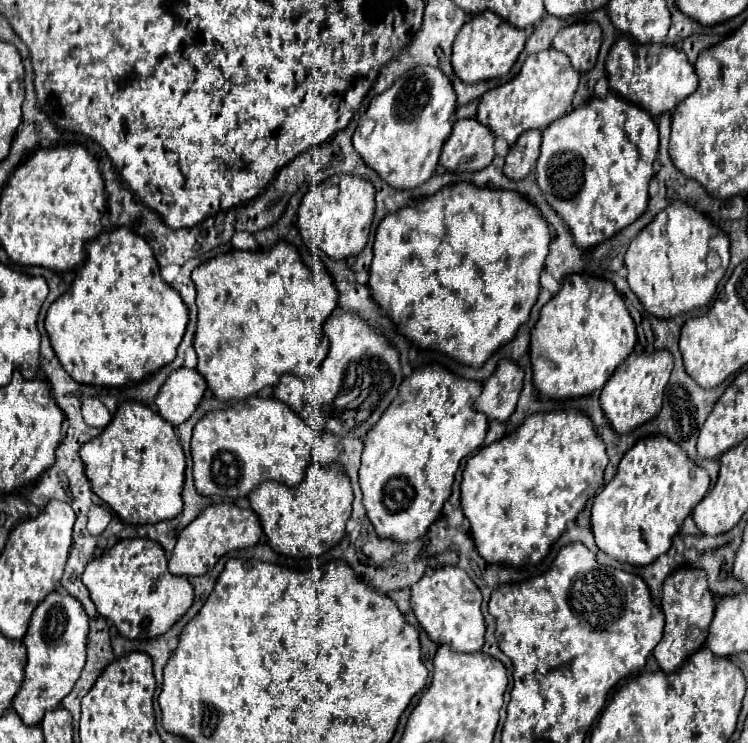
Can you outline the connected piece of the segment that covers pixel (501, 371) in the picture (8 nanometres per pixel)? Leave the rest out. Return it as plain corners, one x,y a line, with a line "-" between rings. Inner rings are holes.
502,360
496,372
484,382
484,390
474,408
484,412
490,420
506,422
516,410
516,402
522,392
522,380
524,370
512,360

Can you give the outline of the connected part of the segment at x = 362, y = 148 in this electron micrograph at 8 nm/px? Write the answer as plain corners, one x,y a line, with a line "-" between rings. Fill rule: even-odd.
416,66
402,74
386,92
372,98
352,136
356,152
364,164
392,184
406,190
424,184
436,170
440,150
452,132
456,94
450,78
432,66

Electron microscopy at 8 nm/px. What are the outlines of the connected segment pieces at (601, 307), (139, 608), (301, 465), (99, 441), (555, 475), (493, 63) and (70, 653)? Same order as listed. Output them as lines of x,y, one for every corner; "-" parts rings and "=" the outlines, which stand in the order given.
568,274
560,286
560,292
542,308
540,320
532,328
530,362
534,368
534,386
548,398
578,398
600,390
622,360
634,350
636,326
624,306
624,298
614,284
604,278
588,274
=
128,538
92,560
82,582
90,590
96,610
110,620
124,638
152,638
164,634
192,606
192,584
186,576
174,576
166,568
166,554
154,540
=
250,396
226,410
208,412
192,436
194,484
202,496
234,500
248,496
264,480
276,480
296,486
308,464
314,442
314,430
284,402
274,398
=
126,400
112,422
94,440
80,448
92,490
126,524
154,524
180,514
186,460
174,426
142,402
=
578,410
532,414
518,430
482,448
464,468
460,500
480,556
488,562
510,566
540,562
554,540
558,540
558,536
566,530
566,524
576,520
586,502
604,488
602,478
606,464
608,456
602,438
594,430
592,420
=
494,12
476,14
476,16
472,16
470,22
464,24
464,28
460,30
460,34
454,40
454,48
452,48
454,72
462,82
468,82
468,84
504,76
510,72
512,64
524,50
526,40
528,40
528,36
524,30
514,28
512,24
508,24
=
54,590
34,610
24,644
28,648
28,664
24,682
14,696
14,710
26,724
40,724
46,710
58,708
62,698
74,688
88,656
88,614
74,596

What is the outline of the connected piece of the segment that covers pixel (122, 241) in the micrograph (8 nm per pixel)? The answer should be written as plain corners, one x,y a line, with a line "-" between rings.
120,226
110,232
100,232
100,236
90,240
86,254
86,264
78,270
72,286
48,308
46,316
46,332
64,370
82,384
124,386
170,364
176,358
186,330
188,308
180,294
162,280
160,266
148,242
130,228

